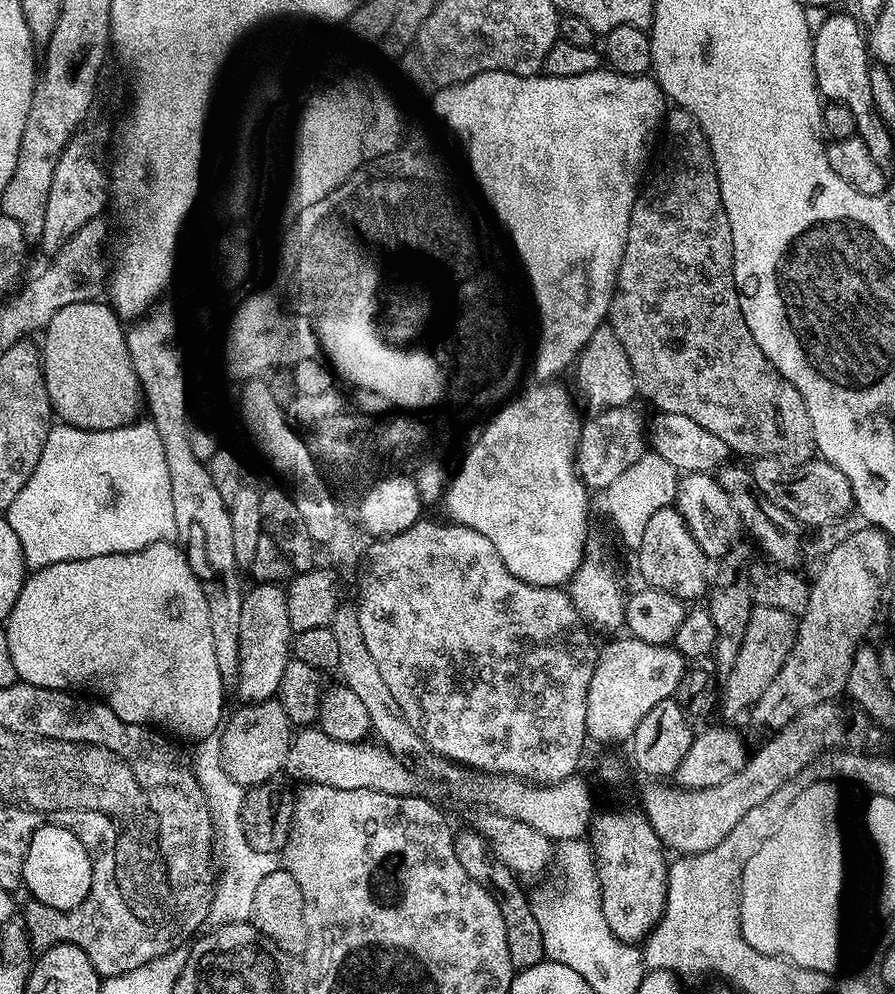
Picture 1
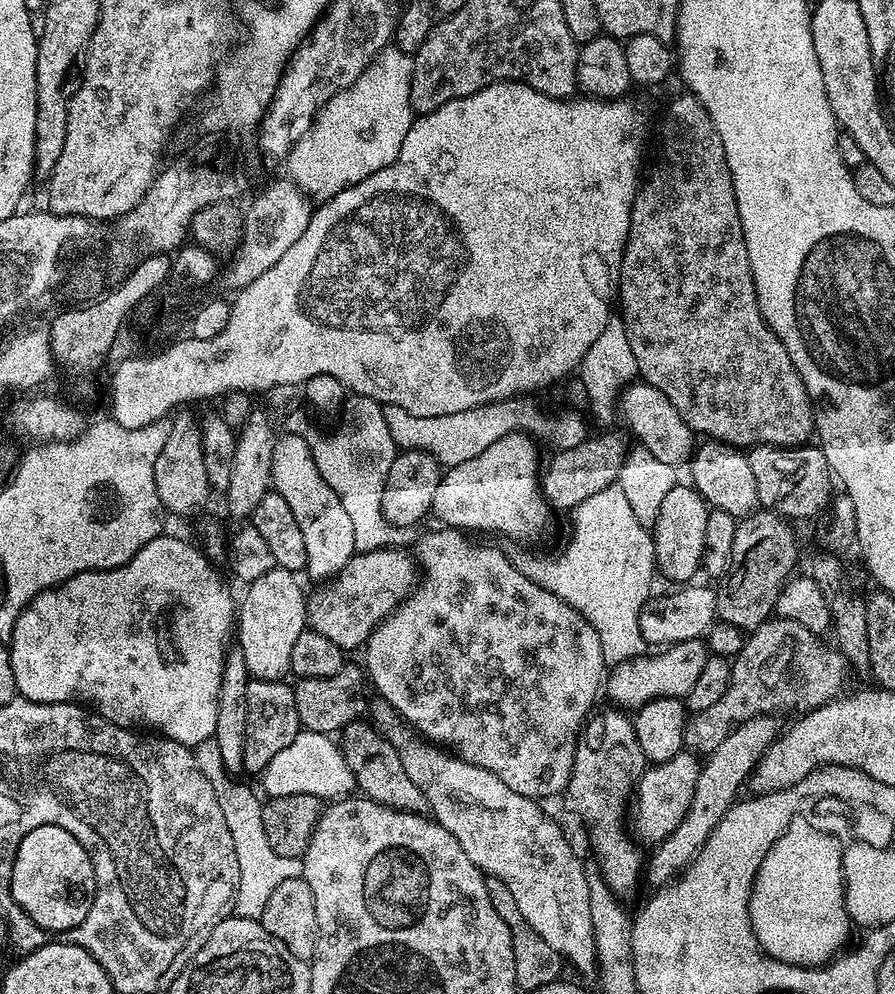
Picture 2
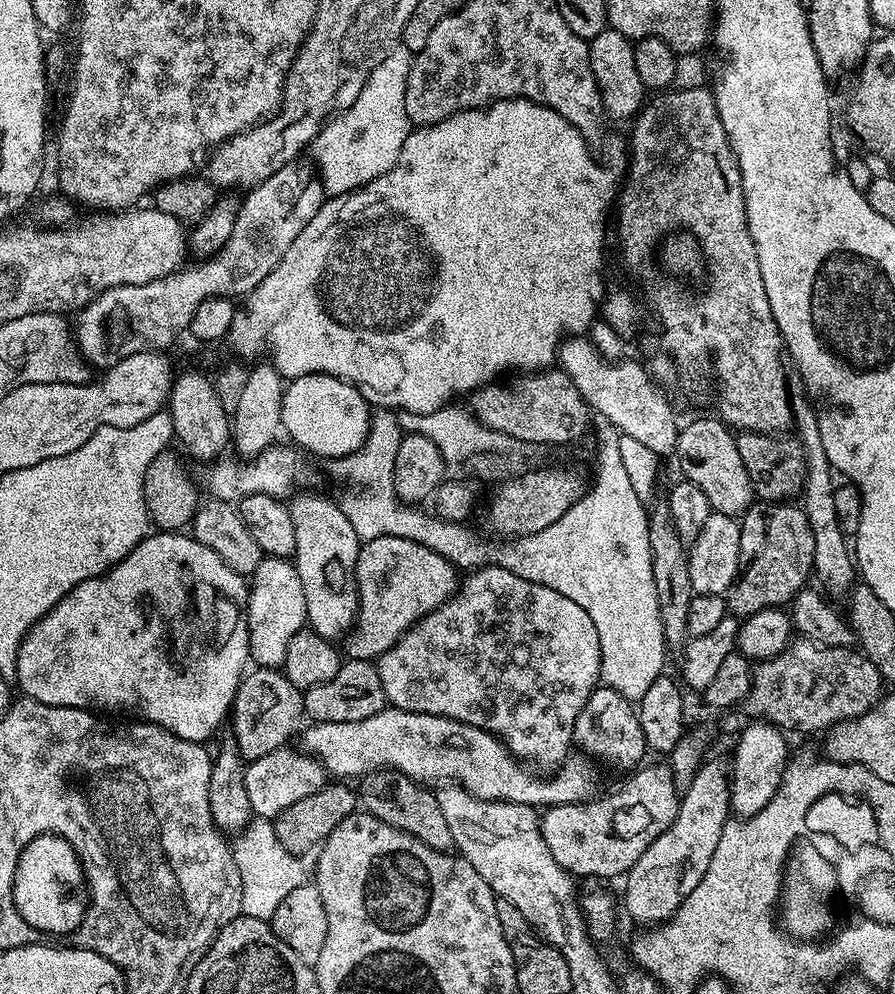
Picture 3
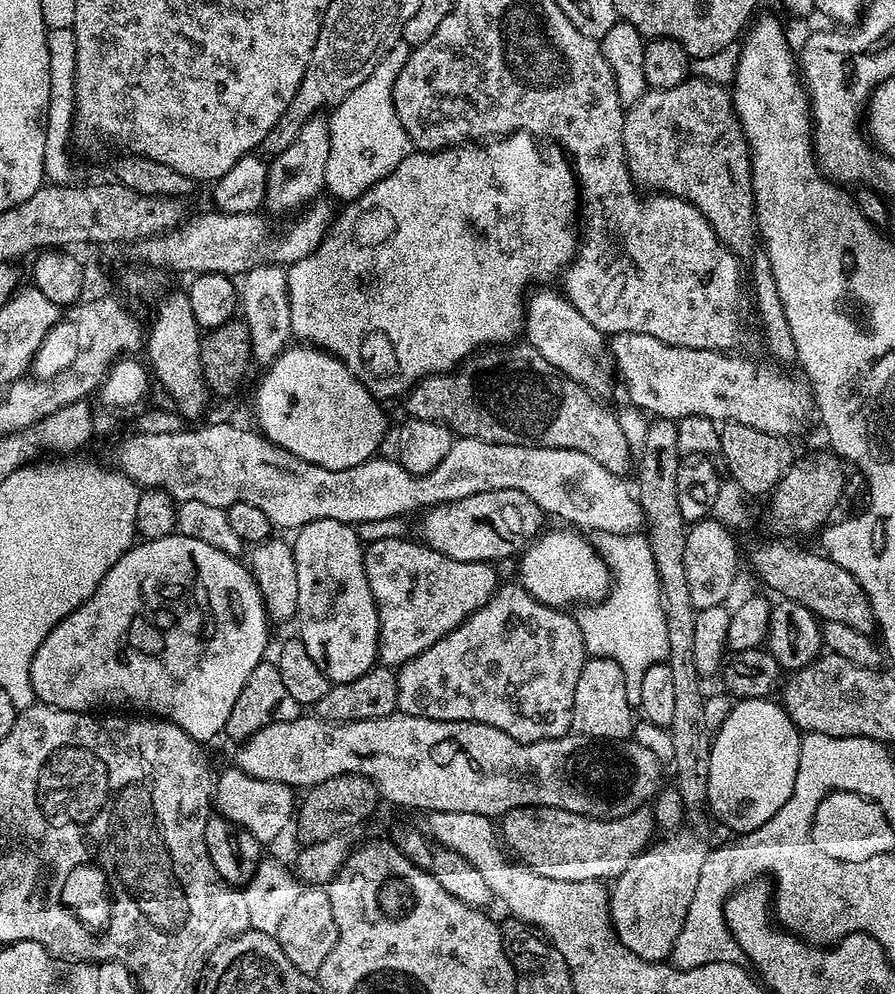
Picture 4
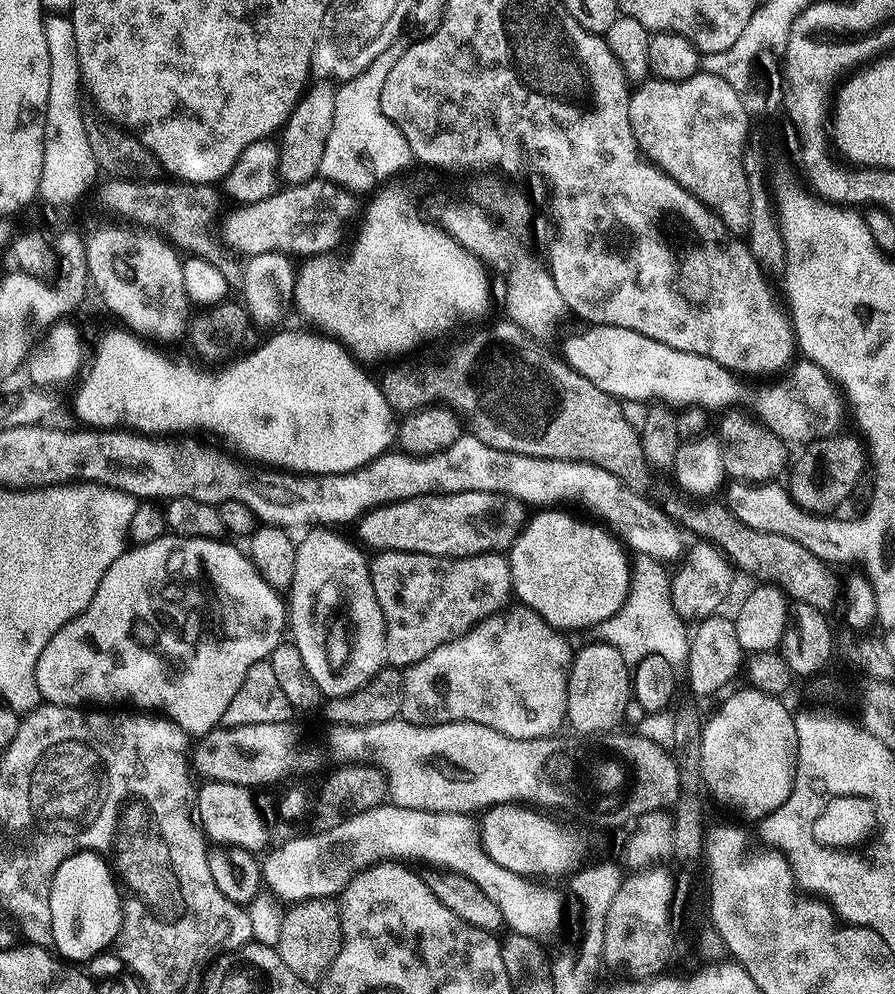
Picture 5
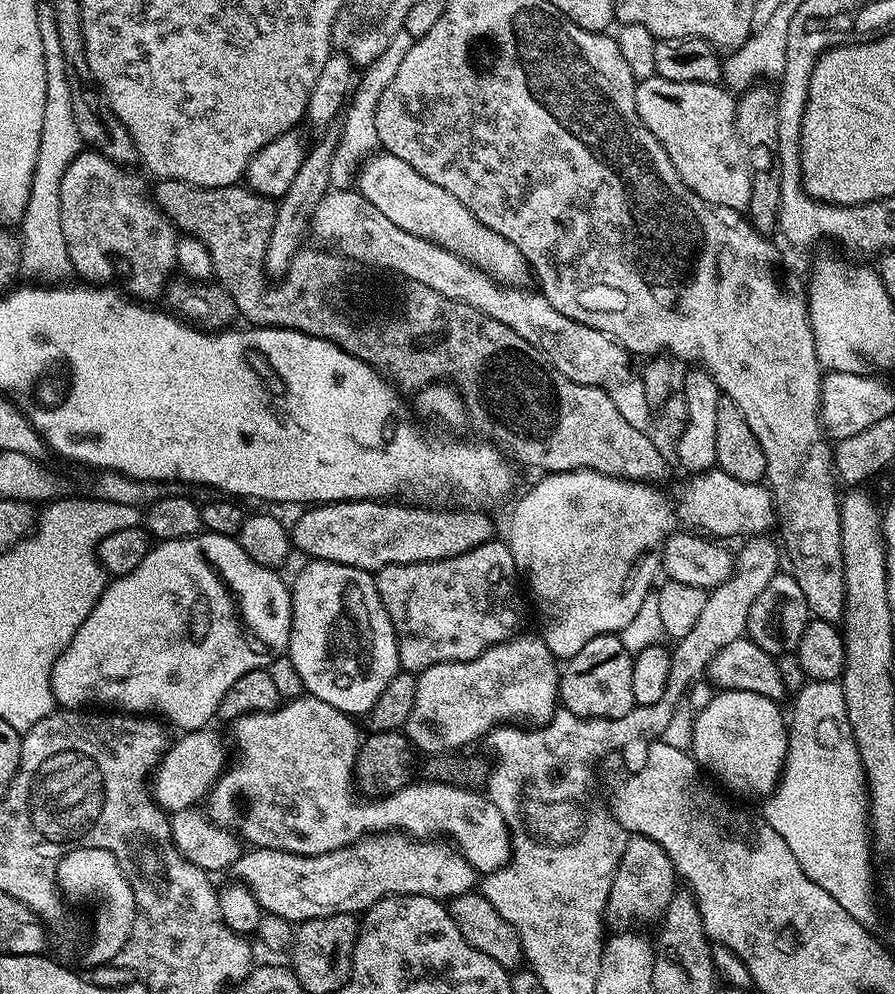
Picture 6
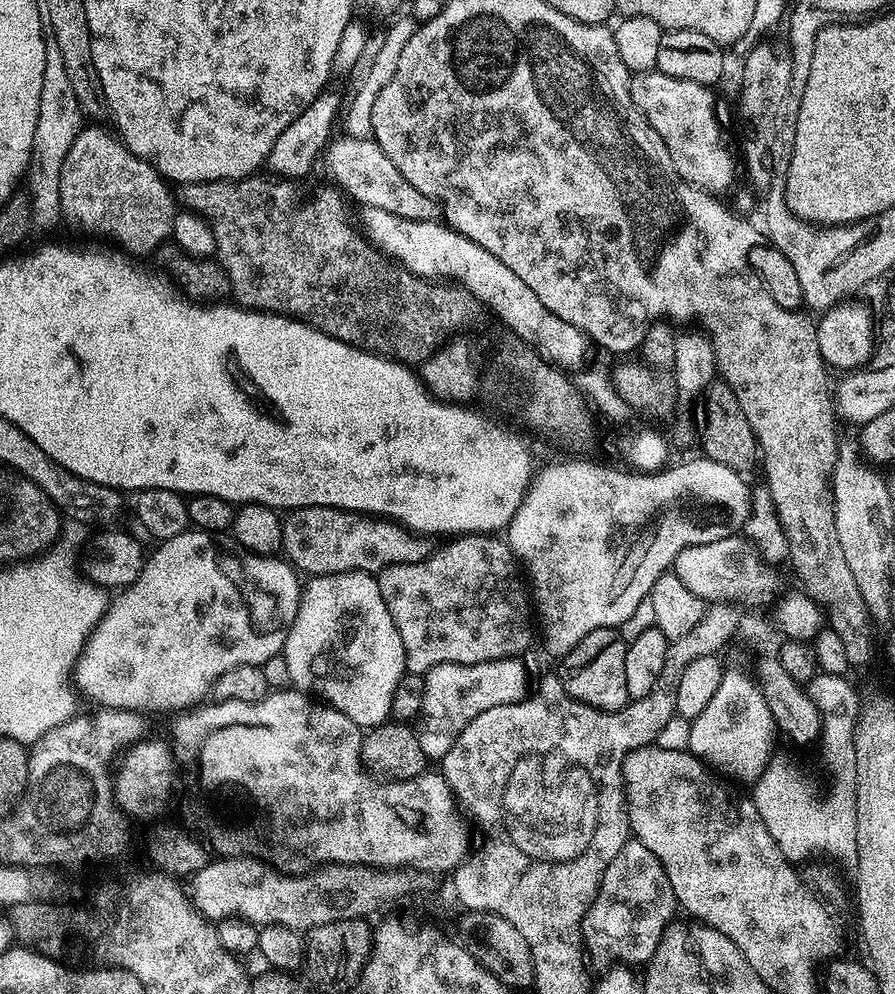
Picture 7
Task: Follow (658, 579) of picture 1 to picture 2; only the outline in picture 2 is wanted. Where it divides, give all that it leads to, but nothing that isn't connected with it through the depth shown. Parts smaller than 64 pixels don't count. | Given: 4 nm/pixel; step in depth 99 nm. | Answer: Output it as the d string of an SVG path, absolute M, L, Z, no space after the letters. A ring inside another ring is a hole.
M677 482L670 490L670 494L666 494L666 498L662 498L662 506L658 506L658 514L650 528L654 554L656 555L656 566L661 577L664 575L668 580L684 580L680 582L691 581L688 579L699 570L700 560L702 564L706 556L704 531L709 511L709 505L705 504L699 492L688 482Z

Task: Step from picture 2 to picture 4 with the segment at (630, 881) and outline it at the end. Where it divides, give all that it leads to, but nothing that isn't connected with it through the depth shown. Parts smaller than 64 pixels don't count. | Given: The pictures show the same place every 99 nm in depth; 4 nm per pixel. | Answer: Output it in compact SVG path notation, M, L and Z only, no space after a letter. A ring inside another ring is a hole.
M593 656L585 659L582 674L578 674L578 686L574 686L572 728L585 738L596 740L620 740L631 737L634 727L634 706L626 698L628 683L618 662L610 658Z

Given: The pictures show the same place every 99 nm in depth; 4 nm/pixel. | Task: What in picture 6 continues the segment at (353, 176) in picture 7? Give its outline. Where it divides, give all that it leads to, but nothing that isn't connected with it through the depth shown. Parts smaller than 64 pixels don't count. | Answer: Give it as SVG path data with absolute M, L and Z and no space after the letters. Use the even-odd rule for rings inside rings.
M387 154L369 155L359 165L359 178L358 191L374 202L374 206L394 222L394 226L402 226L402 230L410 234L426 237L443 248L449 248L496 277L501 284L524 286L529 283L530 269L518 246L486 227L470 209L458 202L458 198L454 198L454 194L450 194L450 190L434 186L434 182L422 178L422 174L418 174L414 166L402 162L402 158Z

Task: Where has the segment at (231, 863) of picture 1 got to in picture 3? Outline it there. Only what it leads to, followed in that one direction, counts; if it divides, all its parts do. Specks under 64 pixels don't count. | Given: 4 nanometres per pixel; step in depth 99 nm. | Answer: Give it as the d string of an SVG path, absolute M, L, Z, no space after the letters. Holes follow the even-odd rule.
M250 819L243 831L235 837L232 857L236 860L238 874L242 878L240 906L245 916L271 921L282 898L286 898L290 890L306 883L305 861L290 854L280 845L271 819Z

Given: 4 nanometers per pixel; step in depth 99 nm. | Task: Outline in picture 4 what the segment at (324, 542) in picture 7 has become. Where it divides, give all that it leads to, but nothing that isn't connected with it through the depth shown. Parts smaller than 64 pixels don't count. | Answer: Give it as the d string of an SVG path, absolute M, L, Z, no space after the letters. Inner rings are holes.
M490 490L470 494L470 498L455 500L452 504L437 504L435 508L429 508L423 513L424 521L420 524L420 532L423 543L428 547L454 558L458 562L497 562L496 560L508 560L512 555L523 553L530 541L545 527L546 514L522 490Z

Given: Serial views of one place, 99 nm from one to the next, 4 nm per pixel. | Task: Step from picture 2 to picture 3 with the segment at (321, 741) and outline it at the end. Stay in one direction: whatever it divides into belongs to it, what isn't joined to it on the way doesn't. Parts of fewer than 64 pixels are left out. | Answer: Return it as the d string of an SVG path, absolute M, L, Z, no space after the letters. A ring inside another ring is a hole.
M285 746L266 754L251 761L244 769L246 798L250 798L250 806L257 817L275 818L286 806L294 806L294 802L314 794L326 783L326 769L315 756L290 749Z

